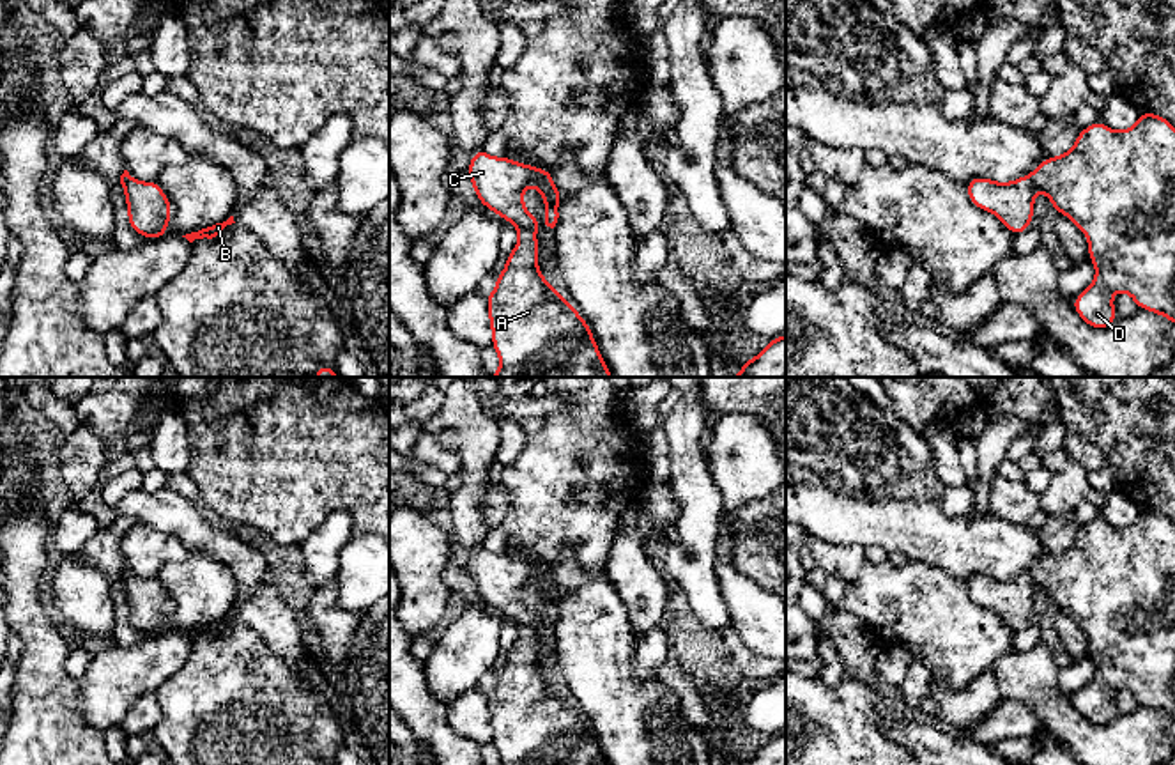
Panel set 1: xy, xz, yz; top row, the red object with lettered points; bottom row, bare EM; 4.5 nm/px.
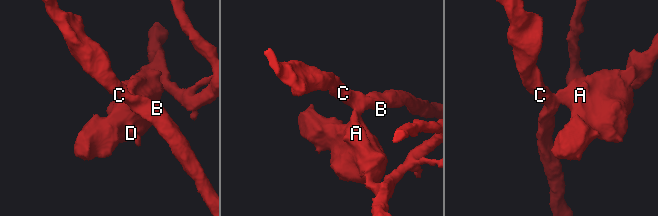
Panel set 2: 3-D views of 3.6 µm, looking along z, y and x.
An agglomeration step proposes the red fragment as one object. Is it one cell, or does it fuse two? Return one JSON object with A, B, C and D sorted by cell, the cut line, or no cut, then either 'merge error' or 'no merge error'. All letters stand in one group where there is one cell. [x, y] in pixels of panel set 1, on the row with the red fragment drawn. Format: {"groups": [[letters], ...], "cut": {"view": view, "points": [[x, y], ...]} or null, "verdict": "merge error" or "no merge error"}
{"groups": [["A", "D"], ["B", "C"]], "cut": {"view": "xz", "points": [[519, 227], [533, 232]]}, "verdict": "merge error"}

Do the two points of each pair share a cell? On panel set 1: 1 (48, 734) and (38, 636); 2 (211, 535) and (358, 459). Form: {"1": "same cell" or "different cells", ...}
{"1": "same cell", "2": "different cells"}

